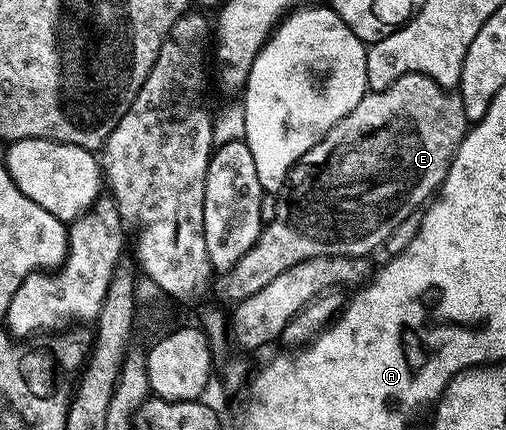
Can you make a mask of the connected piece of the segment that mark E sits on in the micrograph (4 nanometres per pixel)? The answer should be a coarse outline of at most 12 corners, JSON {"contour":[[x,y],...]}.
{"contour":[[417,72],[289,170],[215,281],[239,302],[367,257],[439,189],[469,127]]}

